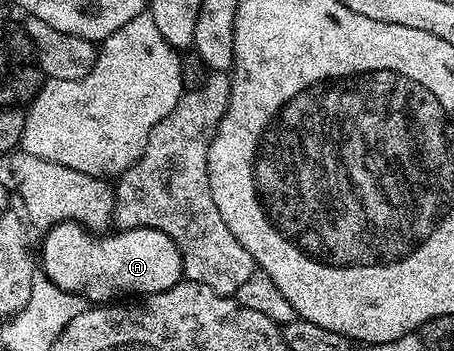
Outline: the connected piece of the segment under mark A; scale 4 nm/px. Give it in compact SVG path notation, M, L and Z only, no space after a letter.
M60 222L45 231L40 250L40 270L47 274L52 284L66 293L76 294L90 304L110 304L122 300L125 294L145 296L164 292L183 281L182 257L178 246L164 232L152 228L118 230L117 232L91 232L81 222Z

